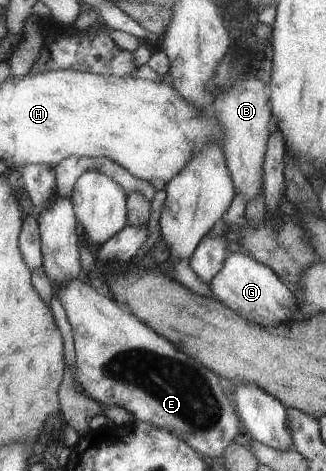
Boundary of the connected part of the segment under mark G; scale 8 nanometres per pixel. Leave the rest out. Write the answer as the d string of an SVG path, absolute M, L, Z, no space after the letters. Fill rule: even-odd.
M228 252L222 269L212 278L208 286L211 294L220 303L249 322L270 328L299 318L296 296L271 269L248 254Z

